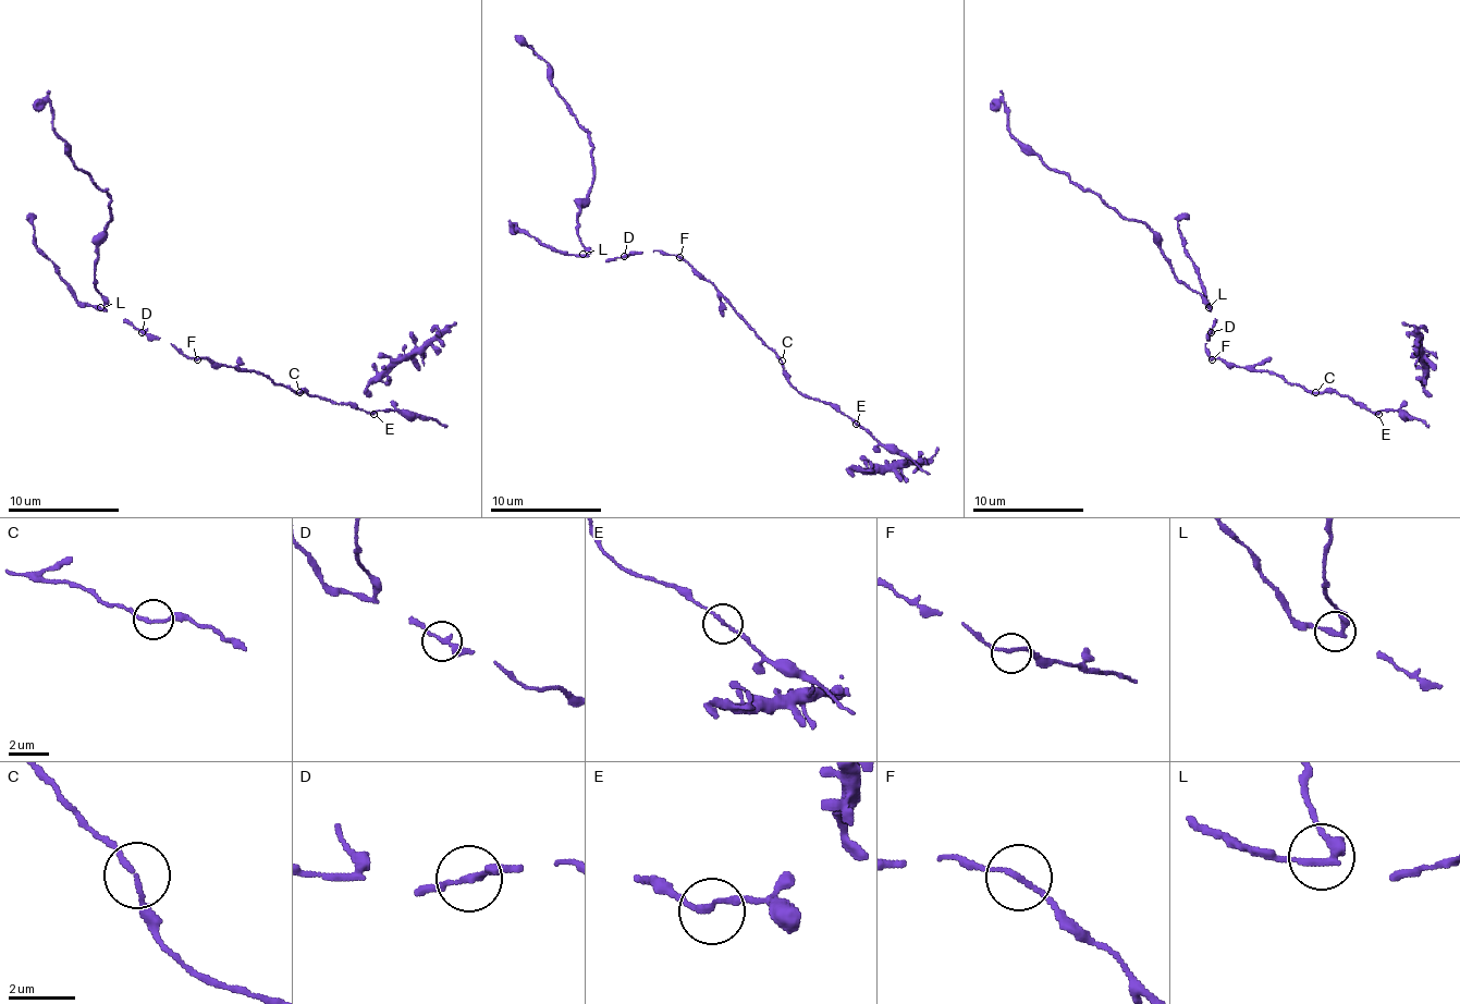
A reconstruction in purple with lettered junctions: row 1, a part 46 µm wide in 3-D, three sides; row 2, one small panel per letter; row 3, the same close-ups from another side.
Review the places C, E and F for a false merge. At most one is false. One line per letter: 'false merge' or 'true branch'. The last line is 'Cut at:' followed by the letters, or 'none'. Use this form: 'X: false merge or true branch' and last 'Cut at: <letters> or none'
C: true branch
E: true branch
F: true branch
Cut at: none

